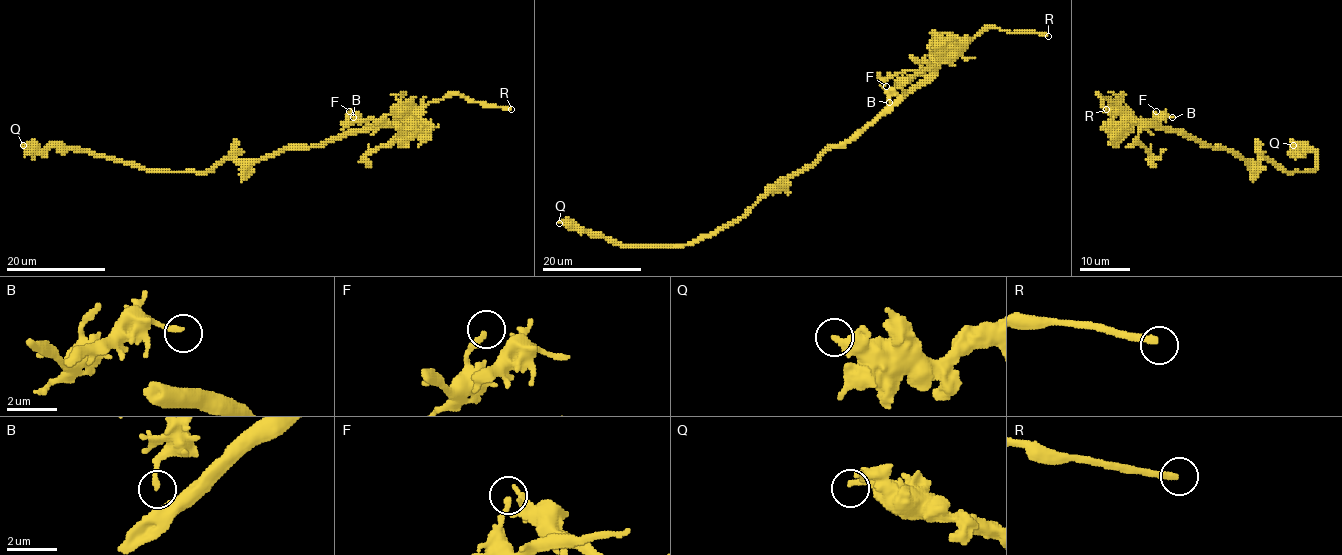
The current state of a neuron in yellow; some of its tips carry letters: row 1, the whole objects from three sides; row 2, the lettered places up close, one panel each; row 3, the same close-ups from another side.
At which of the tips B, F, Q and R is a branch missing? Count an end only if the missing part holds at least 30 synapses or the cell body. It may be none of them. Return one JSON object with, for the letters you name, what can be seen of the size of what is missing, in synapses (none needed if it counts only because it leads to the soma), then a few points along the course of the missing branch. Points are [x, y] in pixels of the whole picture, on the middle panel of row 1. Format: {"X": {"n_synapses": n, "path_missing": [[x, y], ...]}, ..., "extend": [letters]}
{"extend": ["R"]}

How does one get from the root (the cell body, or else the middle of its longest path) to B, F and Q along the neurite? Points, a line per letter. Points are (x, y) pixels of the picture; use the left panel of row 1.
B: (277, 154), (290, 147), (317, 147), (348, 134), (394, 124), (366, 125), (354, 115), (353, 117)
F: (277, 154), (290, 147), (317, 147), (348, 134), (394, 124), (378, 120), (350, 122), (349, 111)
Q: (277, 154), (244, 162), (224, 157), (206, 171), (155, 171), (81, 150), (55, 146), (29, 150), (23, 145)

